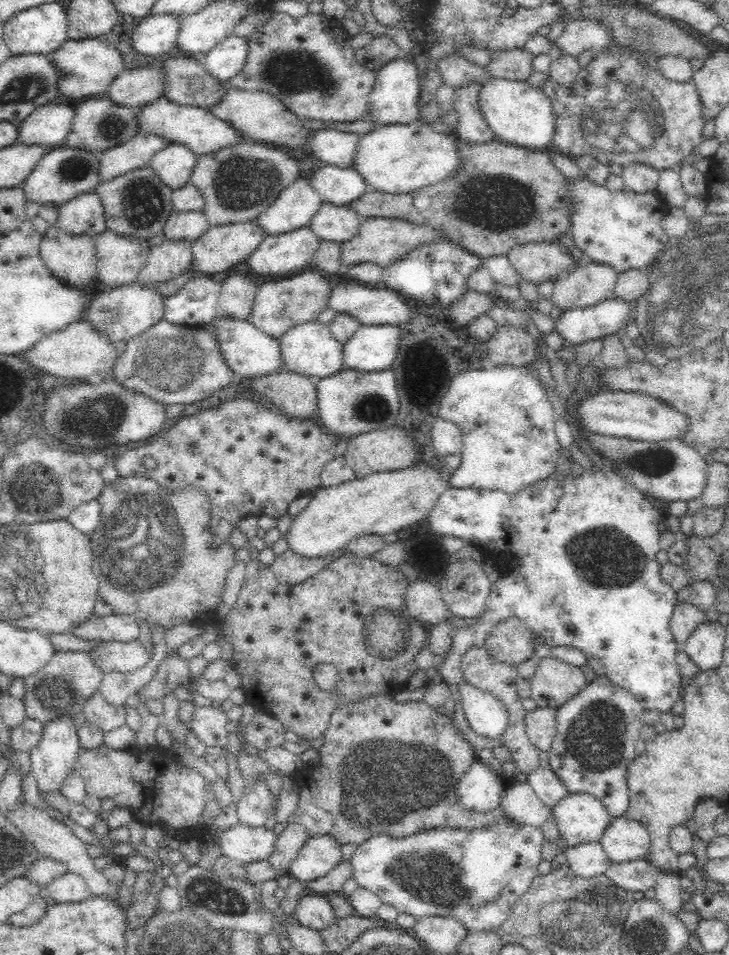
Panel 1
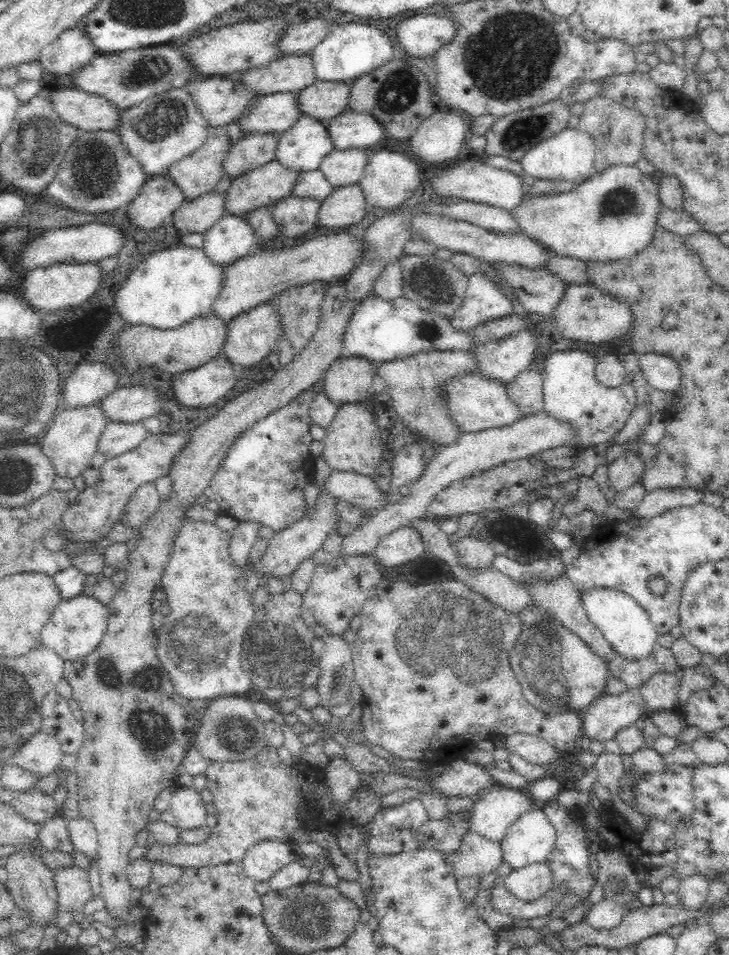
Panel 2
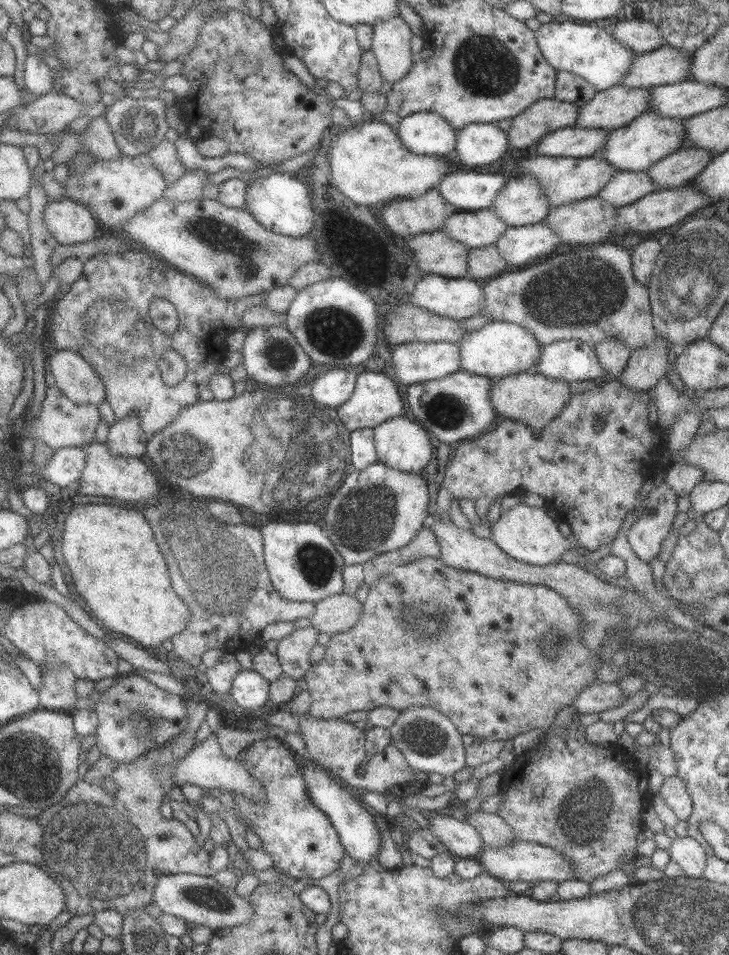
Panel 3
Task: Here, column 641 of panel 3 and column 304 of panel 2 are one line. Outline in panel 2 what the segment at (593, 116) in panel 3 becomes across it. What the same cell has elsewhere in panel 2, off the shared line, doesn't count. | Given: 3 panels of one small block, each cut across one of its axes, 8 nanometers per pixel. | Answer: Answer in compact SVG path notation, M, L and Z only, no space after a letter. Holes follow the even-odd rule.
M318 79L298 92L303 114L328 121L349 110L351 84L344 81Z

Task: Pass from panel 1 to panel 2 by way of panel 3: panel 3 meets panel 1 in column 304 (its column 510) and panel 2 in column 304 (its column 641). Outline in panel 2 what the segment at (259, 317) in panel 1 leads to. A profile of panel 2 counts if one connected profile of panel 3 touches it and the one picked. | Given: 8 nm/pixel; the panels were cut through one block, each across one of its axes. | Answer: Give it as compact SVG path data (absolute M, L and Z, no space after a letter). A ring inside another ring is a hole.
M316 280L316 282L288 288L288 290L280 292L270 300L270 303L278 309L278 313L282 316L282 323L284 323L284 326L282 326L282 338L280 338L277 349L281 366L285 367L288 363L291 363L293 358L301 350L304 350L304 347L316 332L320 303L325 289L326 282Z

